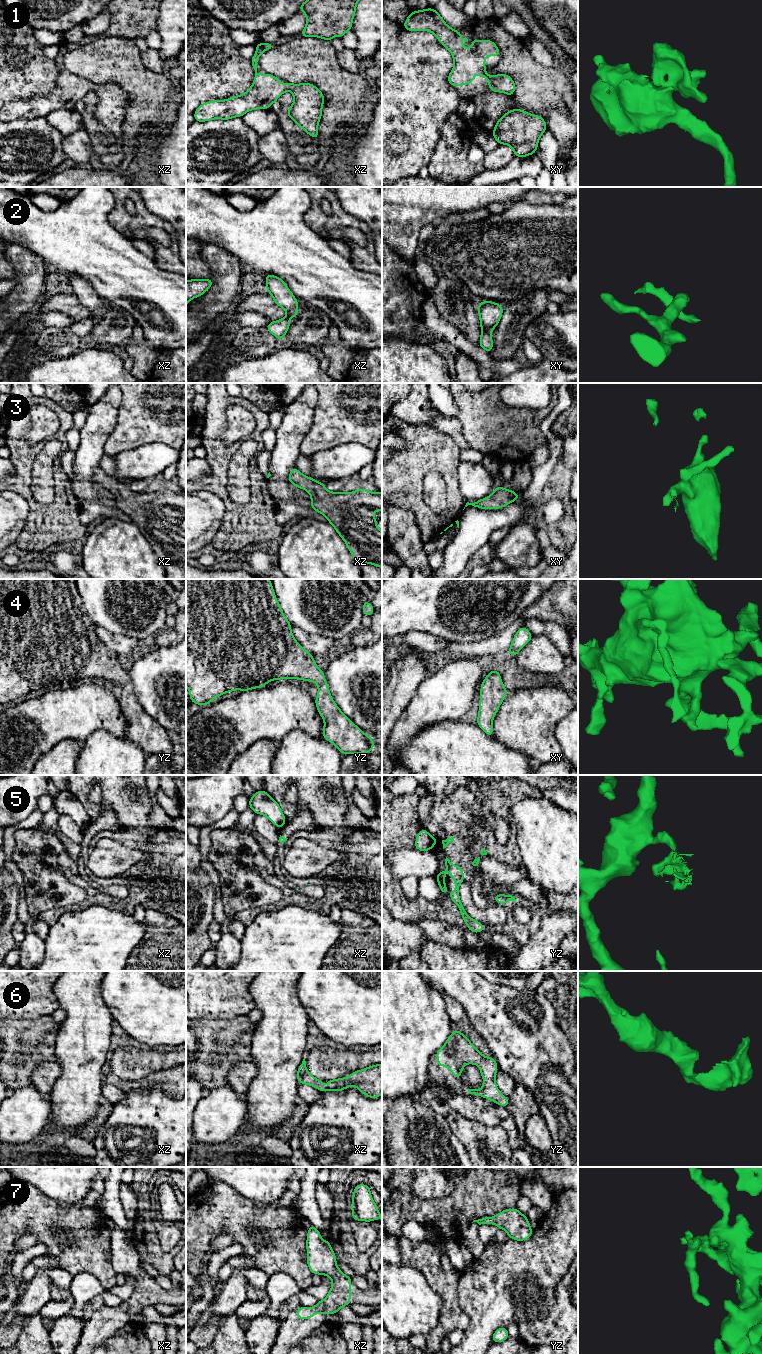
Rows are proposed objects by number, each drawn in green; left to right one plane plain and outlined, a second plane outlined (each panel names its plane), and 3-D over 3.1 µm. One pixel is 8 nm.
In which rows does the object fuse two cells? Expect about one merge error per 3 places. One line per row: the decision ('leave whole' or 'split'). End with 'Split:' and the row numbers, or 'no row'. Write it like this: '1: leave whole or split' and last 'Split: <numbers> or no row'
1: leave whole
2: split
3: leave whole
4: leave whole
5: split
6: leave whole
7: leave whole
Split: 2, 5

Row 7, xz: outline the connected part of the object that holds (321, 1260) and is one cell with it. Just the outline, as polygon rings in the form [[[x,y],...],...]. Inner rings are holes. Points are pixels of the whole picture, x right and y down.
[[[309,1225],[307,1233],[307,1264],[312,1274],[327,1275],[332,1279],[331,1289],[325,1299],[319,1301],[314,1307],[299,1307],[295,1314],[298,1319],[305,1320],[312,1318],[316,1313],[326,1315],[338,1313],[338,1310],[351,1303],[350,1290],[351,1277],[344,1275],[337,1267],[336,1255],[332,1250],[330,1241],[321,1238],[320,1232]]]

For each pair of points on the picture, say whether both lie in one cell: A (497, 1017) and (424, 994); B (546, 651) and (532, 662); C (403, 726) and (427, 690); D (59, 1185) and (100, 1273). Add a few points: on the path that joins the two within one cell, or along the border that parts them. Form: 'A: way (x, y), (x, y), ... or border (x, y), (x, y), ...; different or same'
A: border (425, 981), (443, 996); different
B: way (543, 654), (535, 659); same
C: way (412, 717), (427, 702), (427, 699); same
D: border (45, 1194), (66, 1202), (79, 1202), (82, 1200); different

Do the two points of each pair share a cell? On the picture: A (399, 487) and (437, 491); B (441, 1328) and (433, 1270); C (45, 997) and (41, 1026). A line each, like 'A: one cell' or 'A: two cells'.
A: two cells
B: one cell
C: two cells

